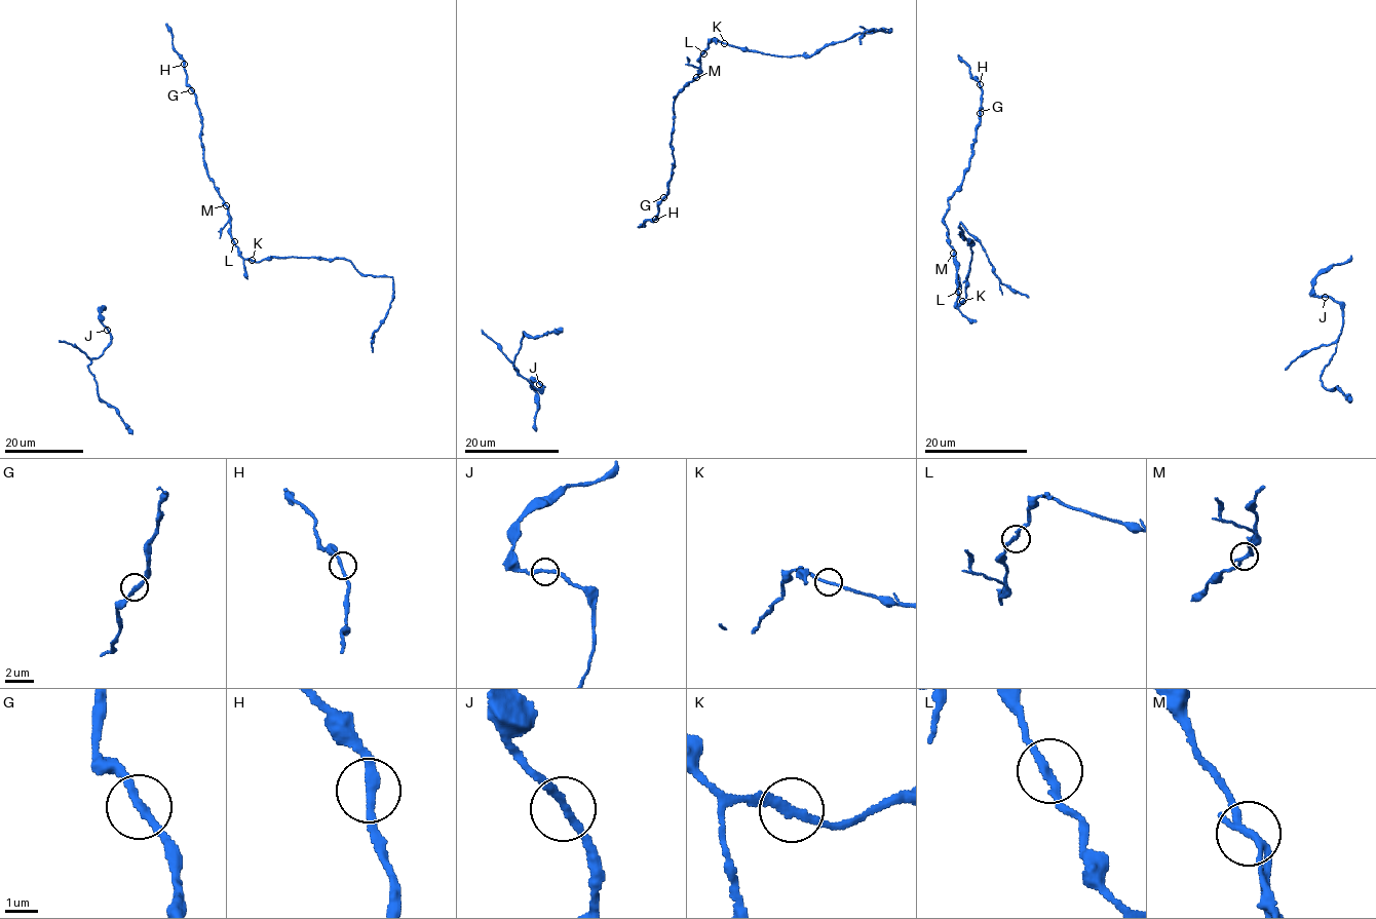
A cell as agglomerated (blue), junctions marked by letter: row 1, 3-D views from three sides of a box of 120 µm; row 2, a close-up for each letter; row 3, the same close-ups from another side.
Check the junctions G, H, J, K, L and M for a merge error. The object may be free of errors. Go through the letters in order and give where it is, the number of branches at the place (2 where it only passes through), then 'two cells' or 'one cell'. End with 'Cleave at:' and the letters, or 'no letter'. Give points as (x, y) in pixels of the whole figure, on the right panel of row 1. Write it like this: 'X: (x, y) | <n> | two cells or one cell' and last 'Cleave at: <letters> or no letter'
G: (980, 113) | 2 | one cell
H: (980, 84) | 2 | one cell
J: (1325, 297) | 2 | one cell
K: (962, 301) | 2 | one cell
L: (958, 292) | 2 | one cell
M: (953, 253) | 2 | two cells
Cleave at: M

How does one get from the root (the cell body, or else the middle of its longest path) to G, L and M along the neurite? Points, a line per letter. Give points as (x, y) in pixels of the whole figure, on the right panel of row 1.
G: (973, 144), (980, 113)
L: (973, 144), (969, 168), (960, 188), (948, 200), (944, 218), (956, 260), (958, 292)
M: (973, 144), (969, 168), (960, 188), (948, 200), (949, 209), (944, 218), (948, 243), (954, 253)

